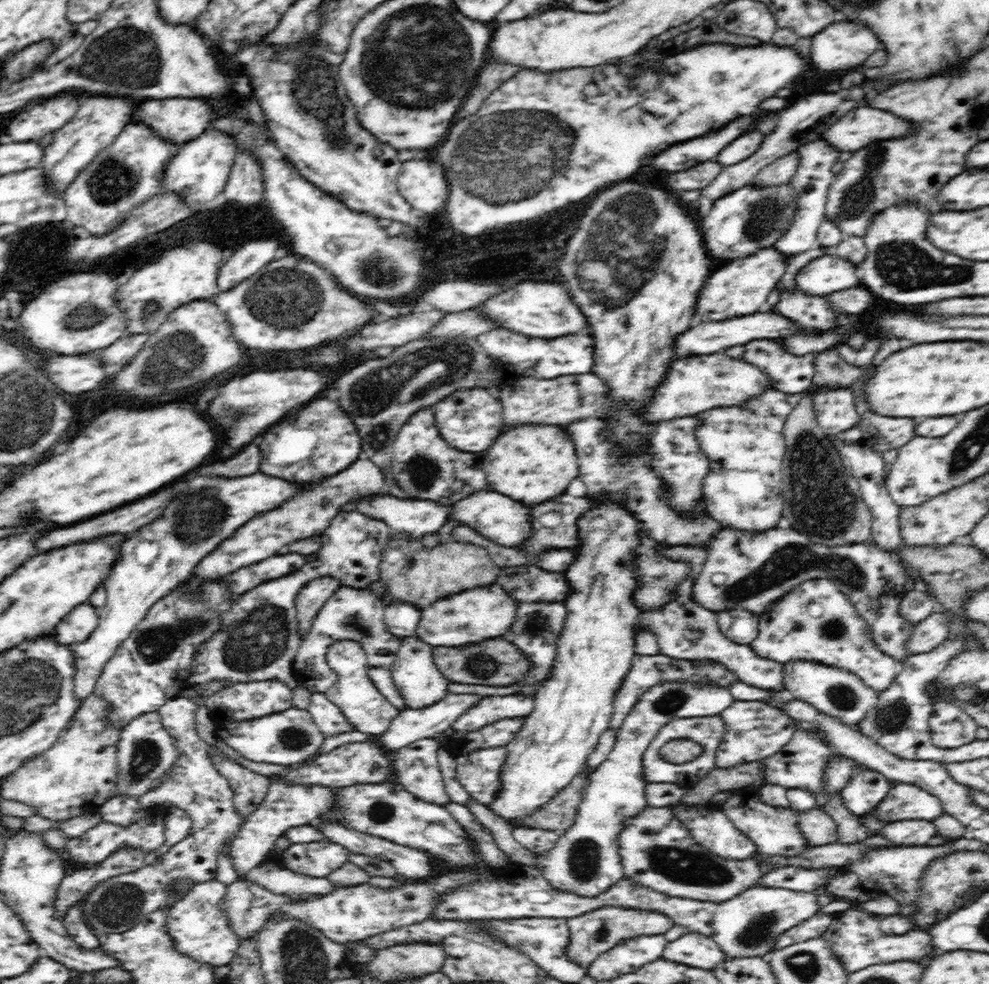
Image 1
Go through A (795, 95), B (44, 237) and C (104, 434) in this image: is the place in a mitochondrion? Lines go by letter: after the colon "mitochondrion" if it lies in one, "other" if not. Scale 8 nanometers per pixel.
A: other
B: other
C: other

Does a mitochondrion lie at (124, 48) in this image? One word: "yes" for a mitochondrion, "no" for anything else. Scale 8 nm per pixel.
yes

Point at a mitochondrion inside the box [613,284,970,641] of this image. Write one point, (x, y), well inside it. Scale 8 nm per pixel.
(823, 503)

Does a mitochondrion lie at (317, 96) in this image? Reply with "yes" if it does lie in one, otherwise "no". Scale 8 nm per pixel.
yes

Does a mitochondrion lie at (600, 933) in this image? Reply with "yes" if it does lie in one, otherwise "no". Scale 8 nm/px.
yes

